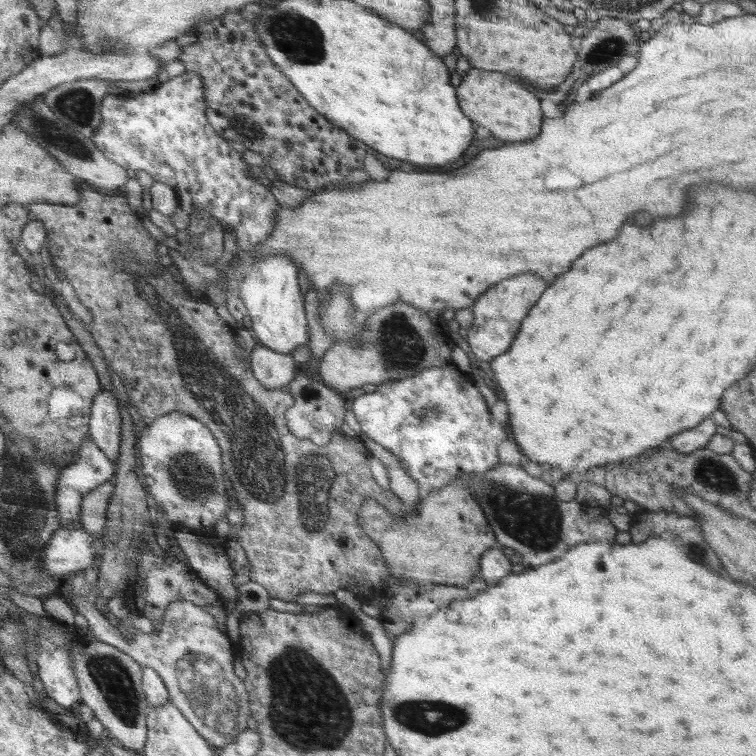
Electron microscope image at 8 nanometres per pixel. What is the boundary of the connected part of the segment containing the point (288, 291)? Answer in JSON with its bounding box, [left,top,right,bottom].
[239,254,308,354]

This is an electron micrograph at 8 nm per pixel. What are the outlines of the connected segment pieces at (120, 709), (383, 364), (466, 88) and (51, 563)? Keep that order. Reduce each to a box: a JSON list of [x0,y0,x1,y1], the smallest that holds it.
[[70,640,148,752],[319,302,452,397],[460,68,540,142],[43,524,104,581]]

